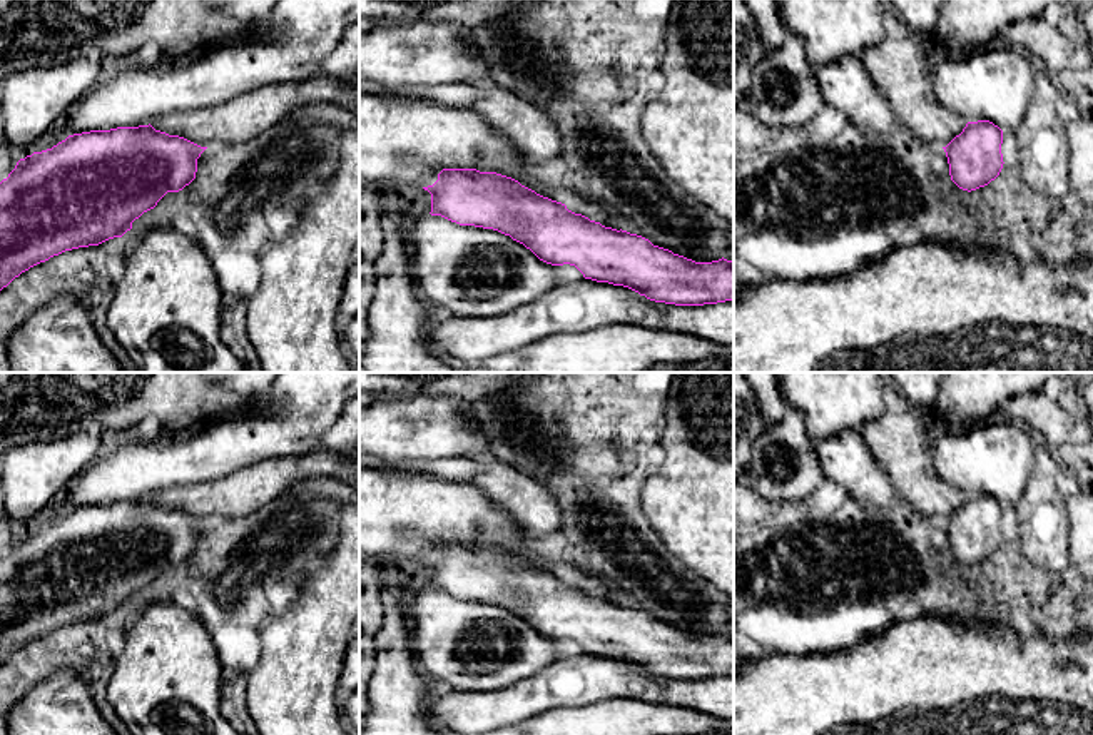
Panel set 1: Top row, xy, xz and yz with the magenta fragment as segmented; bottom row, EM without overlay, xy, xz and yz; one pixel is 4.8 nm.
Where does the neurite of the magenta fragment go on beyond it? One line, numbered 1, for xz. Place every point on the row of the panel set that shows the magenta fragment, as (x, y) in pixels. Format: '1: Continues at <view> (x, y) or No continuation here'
1: No continuation here

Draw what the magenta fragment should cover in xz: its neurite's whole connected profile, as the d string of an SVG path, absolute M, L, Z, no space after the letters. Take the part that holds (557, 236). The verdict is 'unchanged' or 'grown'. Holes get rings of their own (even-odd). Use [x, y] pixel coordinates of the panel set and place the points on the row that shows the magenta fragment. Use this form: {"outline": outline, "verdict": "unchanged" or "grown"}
{"outline": "M443 169L433 185L423 187L431 194L431 215L441 215L460 226L493 229L530 249L540 261L552 266L575 266L585 279L628 287L655 302L675 306L704 306L734 301L734 262L719 259L712 262L695 262L669 249L653 246L648 239L605 227L582 214L567 209L565 204L552 200L521 185L518 180L476 169Z", "verdict": "unchanged"}

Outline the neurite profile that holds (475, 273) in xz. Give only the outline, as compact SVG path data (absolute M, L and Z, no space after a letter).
M441 215L413 219L406 251L418 297L428 307L450 309L455 317L503 316L557 287L555 266L540 261L510 236L493 229L460 226Z

